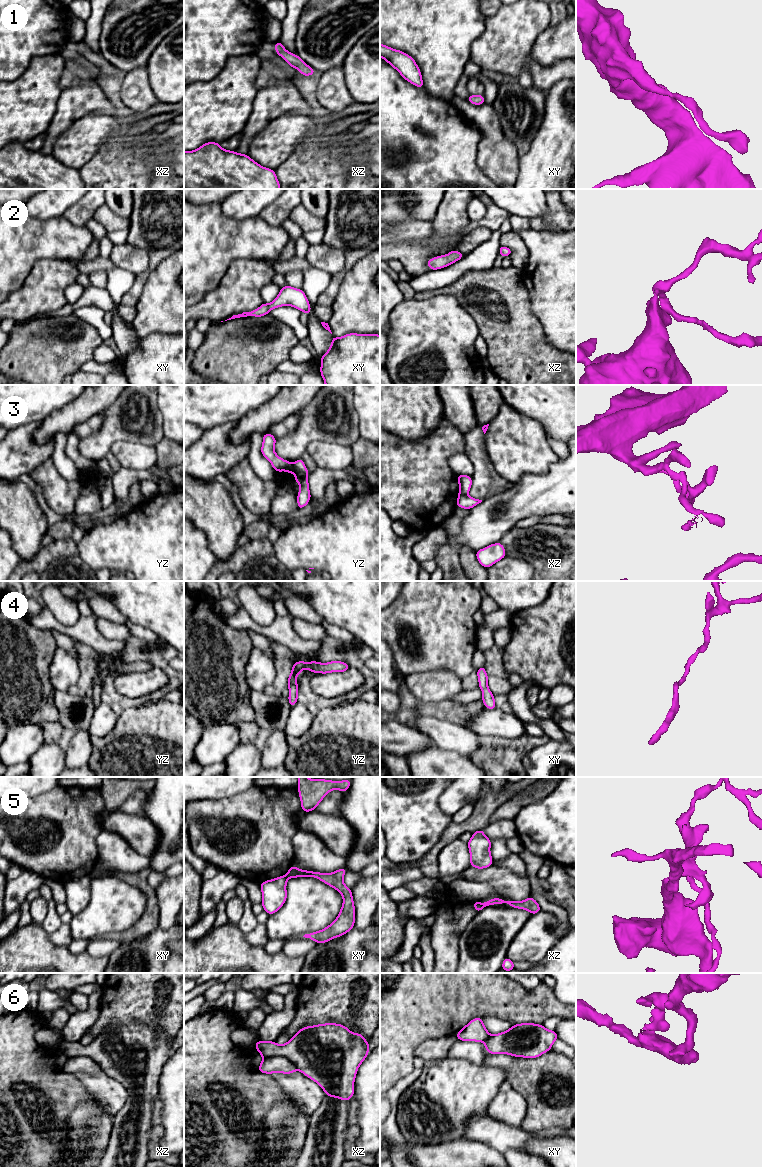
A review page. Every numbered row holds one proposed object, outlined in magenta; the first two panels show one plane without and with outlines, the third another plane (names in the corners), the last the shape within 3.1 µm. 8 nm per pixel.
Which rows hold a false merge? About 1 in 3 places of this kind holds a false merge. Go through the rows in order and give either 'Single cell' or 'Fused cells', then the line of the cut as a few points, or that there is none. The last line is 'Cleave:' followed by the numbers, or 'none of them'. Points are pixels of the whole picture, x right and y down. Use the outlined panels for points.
1: Single cell. No split
2: Single cell. No split
3: Fused cells. Split along yz (292, 464), (294, 471)
4: Single cell. No split
5: Fused cells. Split along xy (285, 875), (288, 877)
6: Fused cells. Split along xz (263, 1057), (285, 1057), (298, 1069)
Cleave: 3, 5, 6

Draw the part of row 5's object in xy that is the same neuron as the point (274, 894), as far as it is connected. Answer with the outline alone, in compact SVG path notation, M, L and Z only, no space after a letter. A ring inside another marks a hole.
M286 875L267 880L260 883L262 891L262 906L266 913L272 915L276 913L285 903L287 899L288 877Z

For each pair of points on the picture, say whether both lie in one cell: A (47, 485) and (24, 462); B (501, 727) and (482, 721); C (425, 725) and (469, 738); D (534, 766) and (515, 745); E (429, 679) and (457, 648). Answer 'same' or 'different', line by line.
A: different
B: same
C: same
D: different
E: different

